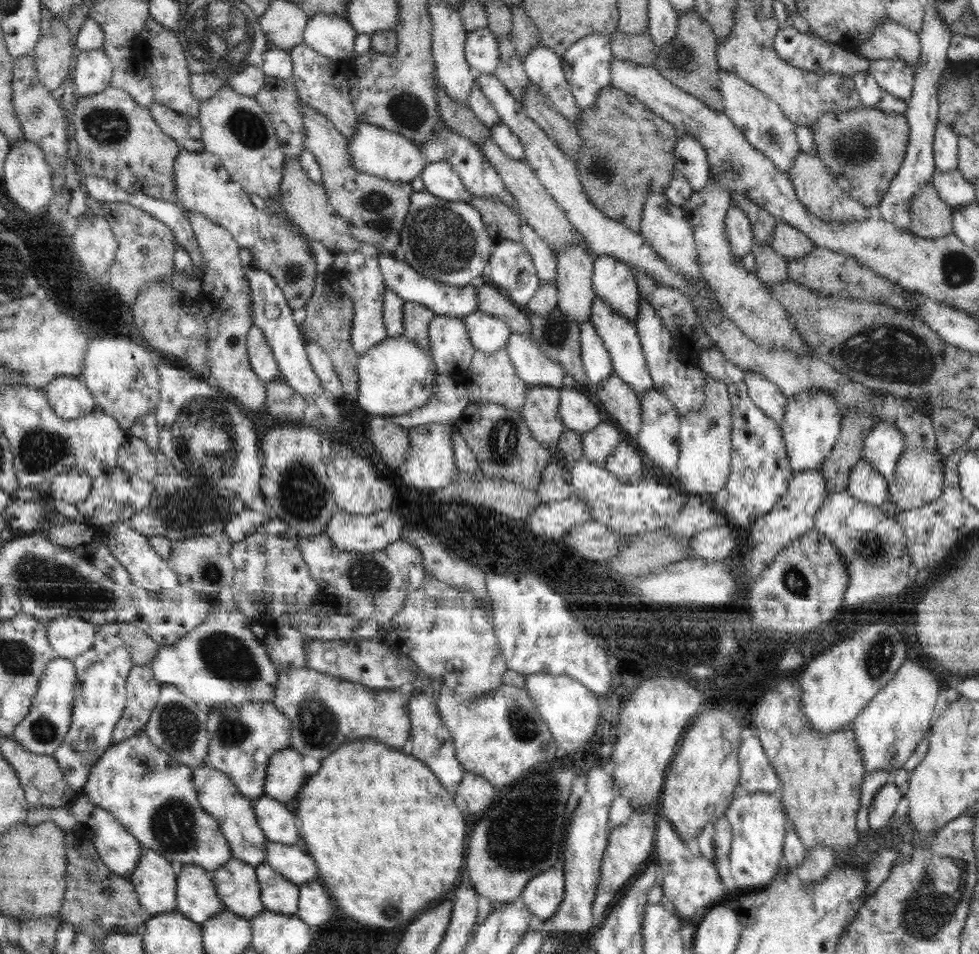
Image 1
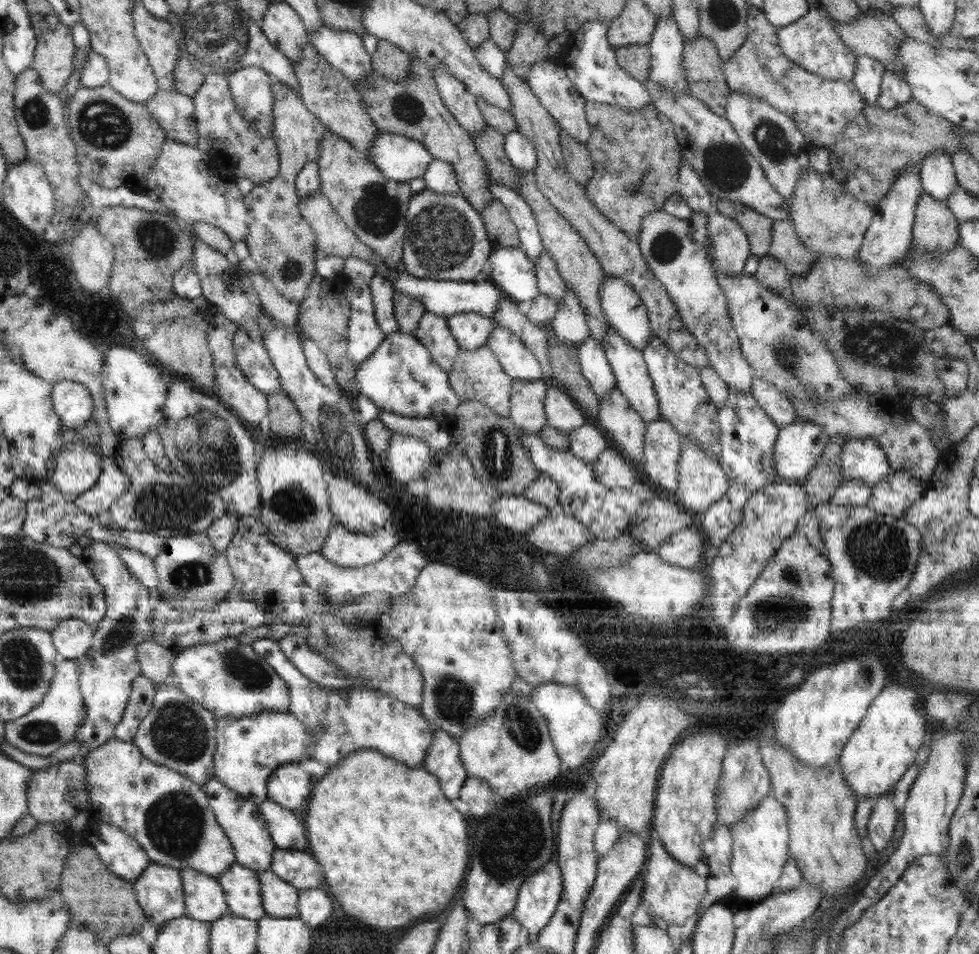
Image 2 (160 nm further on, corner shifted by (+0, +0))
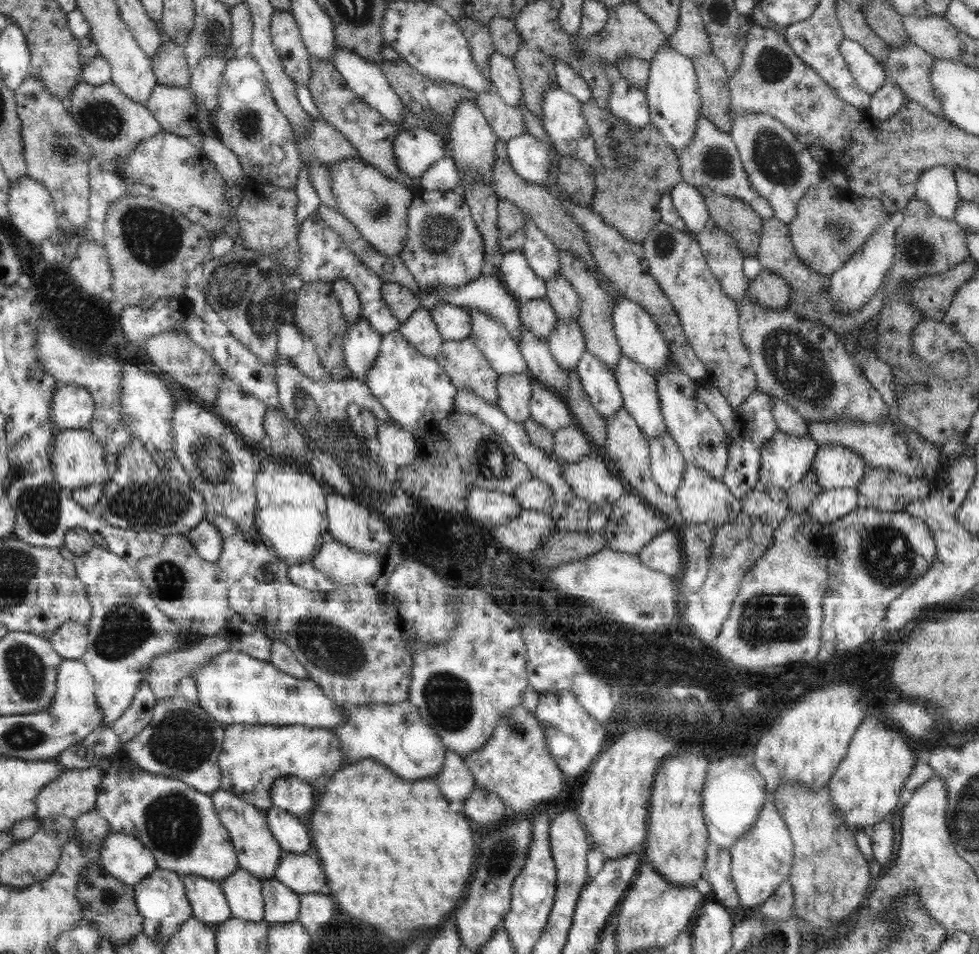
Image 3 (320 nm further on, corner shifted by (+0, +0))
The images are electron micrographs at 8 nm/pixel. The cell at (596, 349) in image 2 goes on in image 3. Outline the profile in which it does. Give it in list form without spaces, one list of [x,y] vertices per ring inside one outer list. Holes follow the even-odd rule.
[[[584,351],[575,371],[592,406],[603,419],[610,418],[623,407],[623,398],[614,372],[595,354]]]

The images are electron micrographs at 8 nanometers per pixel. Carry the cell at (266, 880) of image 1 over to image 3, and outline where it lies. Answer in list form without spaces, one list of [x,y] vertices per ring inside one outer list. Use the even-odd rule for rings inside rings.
[[[274,878],[262,881],[264,918],[267,923],[292,922],[299,917],[301,900],[293,890]]]

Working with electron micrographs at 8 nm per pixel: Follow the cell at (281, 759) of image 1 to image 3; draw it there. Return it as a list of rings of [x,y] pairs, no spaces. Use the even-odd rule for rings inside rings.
[[[292,776],[280,777],[270,789],[274,806],[290,814],[302,816],[315,806],[314,792],[310,783]]]

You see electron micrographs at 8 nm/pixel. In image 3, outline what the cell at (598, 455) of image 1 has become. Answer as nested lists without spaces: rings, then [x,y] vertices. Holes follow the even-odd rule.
[[[576,424],[553,431],[553,437],[551,454],[562,463],[575,463],[594,450],[590,440]]]

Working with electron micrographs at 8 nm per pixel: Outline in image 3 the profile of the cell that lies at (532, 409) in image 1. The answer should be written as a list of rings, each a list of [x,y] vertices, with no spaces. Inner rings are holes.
[[[499,374],[496,381],[497,406],[513,421],[531,419],[529,400],[532,396],[532,377],[529,374]]]

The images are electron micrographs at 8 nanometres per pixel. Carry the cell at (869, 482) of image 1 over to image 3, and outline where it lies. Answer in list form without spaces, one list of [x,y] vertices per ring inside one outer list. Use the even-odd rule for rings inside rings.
[[[854,488],[827,489],[822,491],[807,508],[807,513],[822,526],[840,520],[858,504],[859,492]]]

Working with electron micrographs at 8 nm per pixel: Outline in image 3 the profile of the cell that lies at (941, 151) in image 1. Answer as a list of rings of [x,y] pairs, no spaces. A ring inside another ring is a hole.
[[[933,166],[925,170],[919,176],[915,199],[926,202],[934,215],[953,220],[960,199],[952,168]]]

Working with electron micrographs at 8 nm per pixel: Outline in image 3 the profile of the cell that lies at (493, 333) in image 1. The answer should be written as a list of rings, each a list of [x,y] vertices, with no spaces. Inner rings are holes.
[[[441,304],[429,308],[429,311],[445,341],[469,338],[471,321],[468,310],[451,304]]]

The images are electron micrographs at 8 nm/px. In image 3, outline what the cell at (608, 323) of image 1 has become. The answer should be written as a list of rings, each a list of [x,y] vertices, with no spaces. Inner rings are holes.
[[[622,355],[614,374],[623,398],[623,407],[632,415],[642,434],[650,440],[667,432],[657,382],[645,366]]]

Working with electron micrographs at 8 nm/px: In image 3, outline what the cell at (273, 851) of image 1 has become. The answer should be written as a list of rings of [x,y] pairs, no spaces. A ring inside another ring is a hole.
[[[282,850],[273,878],[285,884],[297,895],[328,894],[326,874],[313,853],[296,854]]]

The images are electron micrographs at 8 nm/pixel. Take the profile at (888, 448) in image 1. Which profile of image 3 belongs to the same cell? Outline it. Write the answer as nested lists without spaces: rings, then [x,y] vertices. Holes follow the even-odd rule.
[[[841,444],[820,445],[816,451],[814,462],[811,464],[810,474],[817,478],[817,484],[827,489],[856,488],[862,480],[865,470],[870,467],[867,462],[855,454],[853,450]]]

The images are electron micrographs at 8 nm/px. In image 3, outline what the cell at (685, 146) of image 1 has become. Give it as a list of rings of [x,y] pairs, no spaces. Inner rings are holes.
[[[681,180],[673,186],[669,196],[674,208],[685,224],[686,232],[697,234],[711,223],[711,214],[706,207],[706,199],[698,187]]]

